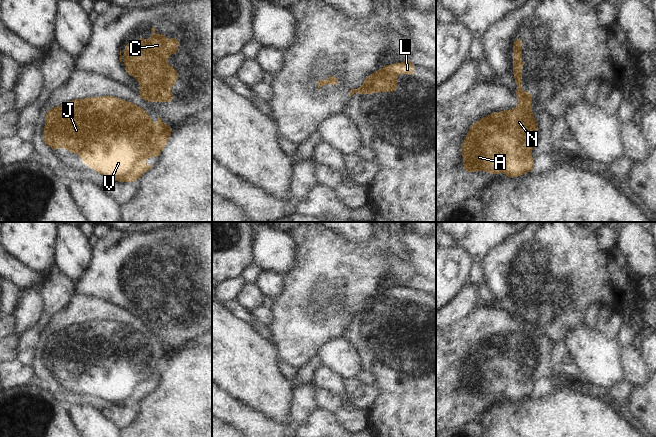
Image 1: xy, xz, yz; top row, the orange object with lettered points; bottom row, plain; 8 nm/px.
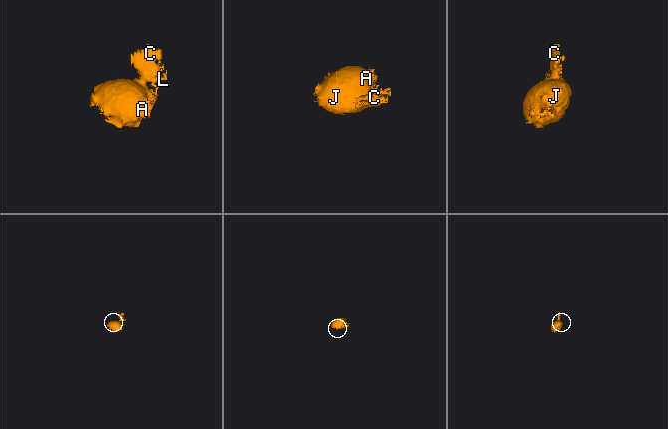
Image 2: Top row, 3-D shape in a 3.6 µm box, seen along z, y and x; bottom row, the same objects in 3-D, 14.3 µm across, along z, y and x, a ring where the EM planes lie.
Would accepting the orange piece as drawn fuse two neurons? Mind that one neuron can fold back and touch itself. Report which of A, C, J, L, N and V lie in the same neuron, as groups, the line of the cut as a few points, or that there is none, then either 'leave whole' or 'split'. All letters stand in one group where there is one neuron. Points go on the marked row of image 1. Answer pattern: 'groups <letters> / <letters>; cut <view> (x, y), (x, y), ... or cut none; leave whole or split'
groups A J N V / C L; cut yz (517, 95), (522, 96), (529, 103); split

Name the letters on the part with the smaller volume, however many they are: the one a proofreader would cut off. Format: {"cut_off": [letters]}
{"cut_off": ["C", "L"]}

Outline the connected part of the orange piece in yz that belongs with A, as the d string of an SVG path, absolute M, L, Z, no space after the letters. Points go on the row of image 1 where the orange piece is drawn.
M524 97L517 98L520 103L515 109L492 113L470 126L461 147L465 172L501 174L505 167L504 177L519 177L534 170L535 158L530 153L539 134L538 125L530 103Z

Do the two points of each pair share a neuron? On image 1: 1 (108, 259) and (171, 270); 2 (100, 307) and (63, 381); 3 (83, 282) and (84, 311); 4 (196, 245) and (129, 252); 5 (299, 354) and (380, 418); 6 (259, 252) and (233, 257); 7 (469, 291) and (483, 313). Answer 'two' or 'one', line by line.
1: one
2: one
3: two
4: one
5: two
6: two
7: two

